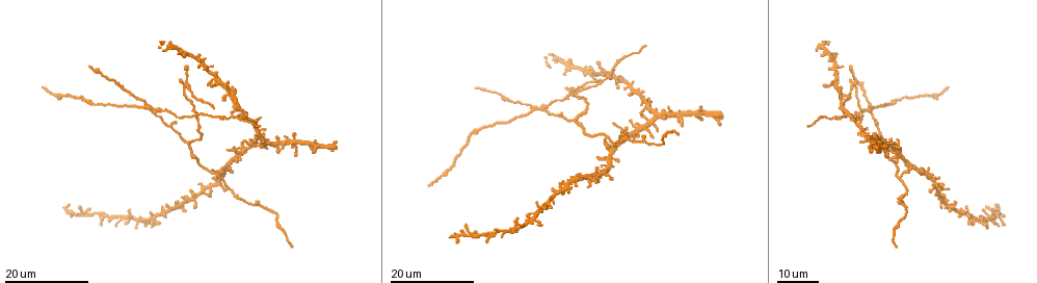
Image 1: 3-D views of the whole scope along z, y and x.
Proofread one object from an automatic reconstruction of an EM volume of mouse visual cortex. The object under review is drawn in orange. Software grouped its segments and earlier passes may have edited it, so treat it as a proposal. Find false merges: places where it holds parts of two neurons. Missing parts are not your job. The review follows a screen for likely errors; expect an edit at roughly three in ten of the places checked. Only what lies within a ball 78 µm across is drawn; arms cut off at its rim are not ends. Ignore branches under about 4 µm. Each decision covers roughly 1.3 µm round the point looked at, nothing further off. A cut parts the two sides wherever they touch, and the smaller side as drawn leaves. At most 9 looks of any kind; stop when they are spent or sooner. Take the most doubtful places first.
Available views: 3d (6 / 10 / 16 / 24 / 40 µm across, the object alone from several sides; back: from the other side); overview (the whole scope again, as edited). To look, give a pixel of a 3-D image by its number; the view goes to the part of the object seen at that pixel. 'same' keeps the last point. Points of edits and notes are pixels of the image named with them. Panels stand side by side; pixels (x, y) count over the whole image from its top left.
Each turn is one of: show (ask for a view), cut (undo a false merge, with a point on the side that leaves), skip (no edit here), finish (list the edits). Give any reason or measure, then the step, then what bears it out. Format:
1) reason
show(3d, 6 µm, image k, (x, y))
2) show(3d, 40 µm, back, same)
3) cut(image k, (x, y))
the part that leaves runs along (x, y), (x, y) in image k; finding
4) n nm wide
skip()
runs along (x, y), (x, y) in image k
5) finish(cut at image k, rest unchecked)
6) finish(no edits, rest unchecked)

four arms meet
show(3d, 16 µm, image 1, (854, 82))

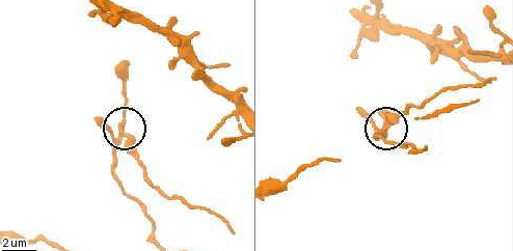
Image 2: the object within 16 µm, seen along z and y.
show(3d, 10 µm, image 2, (124, 134))

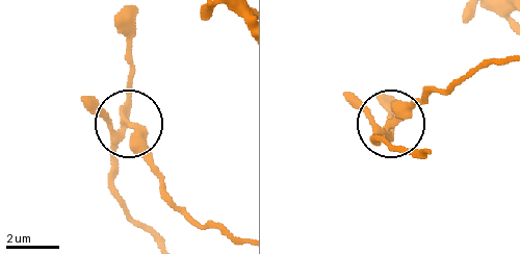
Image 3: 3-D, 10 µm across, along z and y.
show(3d, 6 µm, image 3, (131, 125))

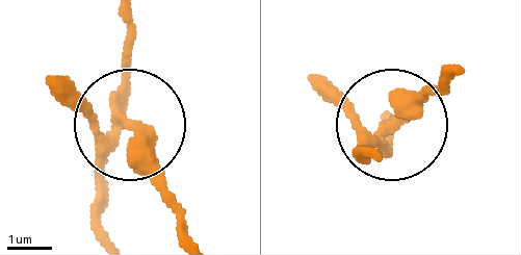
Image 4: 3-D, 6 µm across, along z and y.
side arm 5 µm
cut(image 4, (147, 149))
the part that leaves runs along (120, 110), (186, 230) in image 4; a second neuron is stuck on

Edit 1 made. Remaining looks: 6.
three arms meet
show(3d, 16 µm, image 1, (185, 142))

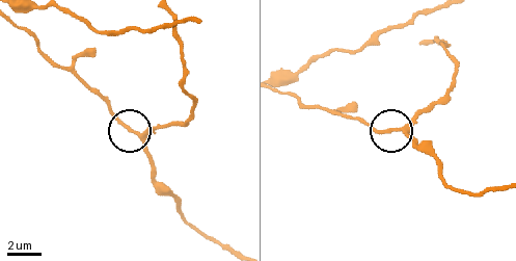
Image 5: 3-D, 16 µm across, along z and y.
show(3d, 6 µm, image 5, (135, 133))

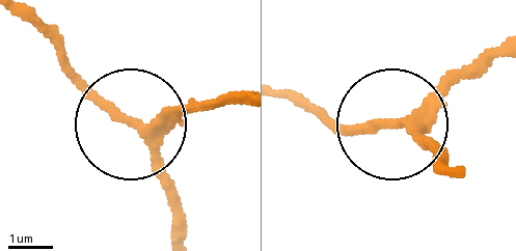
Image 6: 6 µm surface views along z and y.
210 nm wide
skip()
runs along (184, 234), (139, 127), (217, 101) in image 6; all the same neuron

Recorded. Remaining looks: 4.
show(3d, 16 µm, image 1, (147, 104))

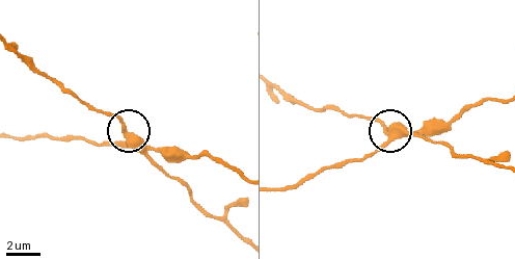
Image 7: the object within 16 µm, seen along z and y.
closer look
show(3d, 6 µm, image 7, (390, 135))

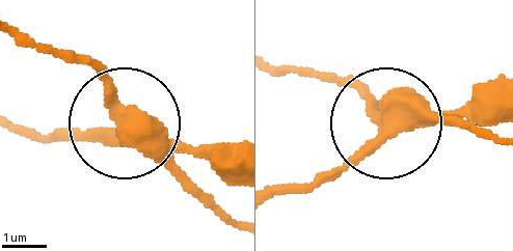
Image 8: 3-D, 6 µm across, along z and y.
from behind
show(3d, 6 µm, back, image 8, (384, 121))

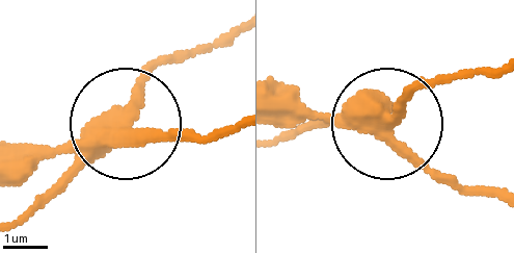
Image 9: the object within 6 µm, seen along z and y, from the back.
360 nm wide
cut(image 9, (42, 151))
a second neuron is stuck on

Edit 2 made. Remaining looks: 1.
finish(cut at image 4, cut at image 9, rest unchecked)

